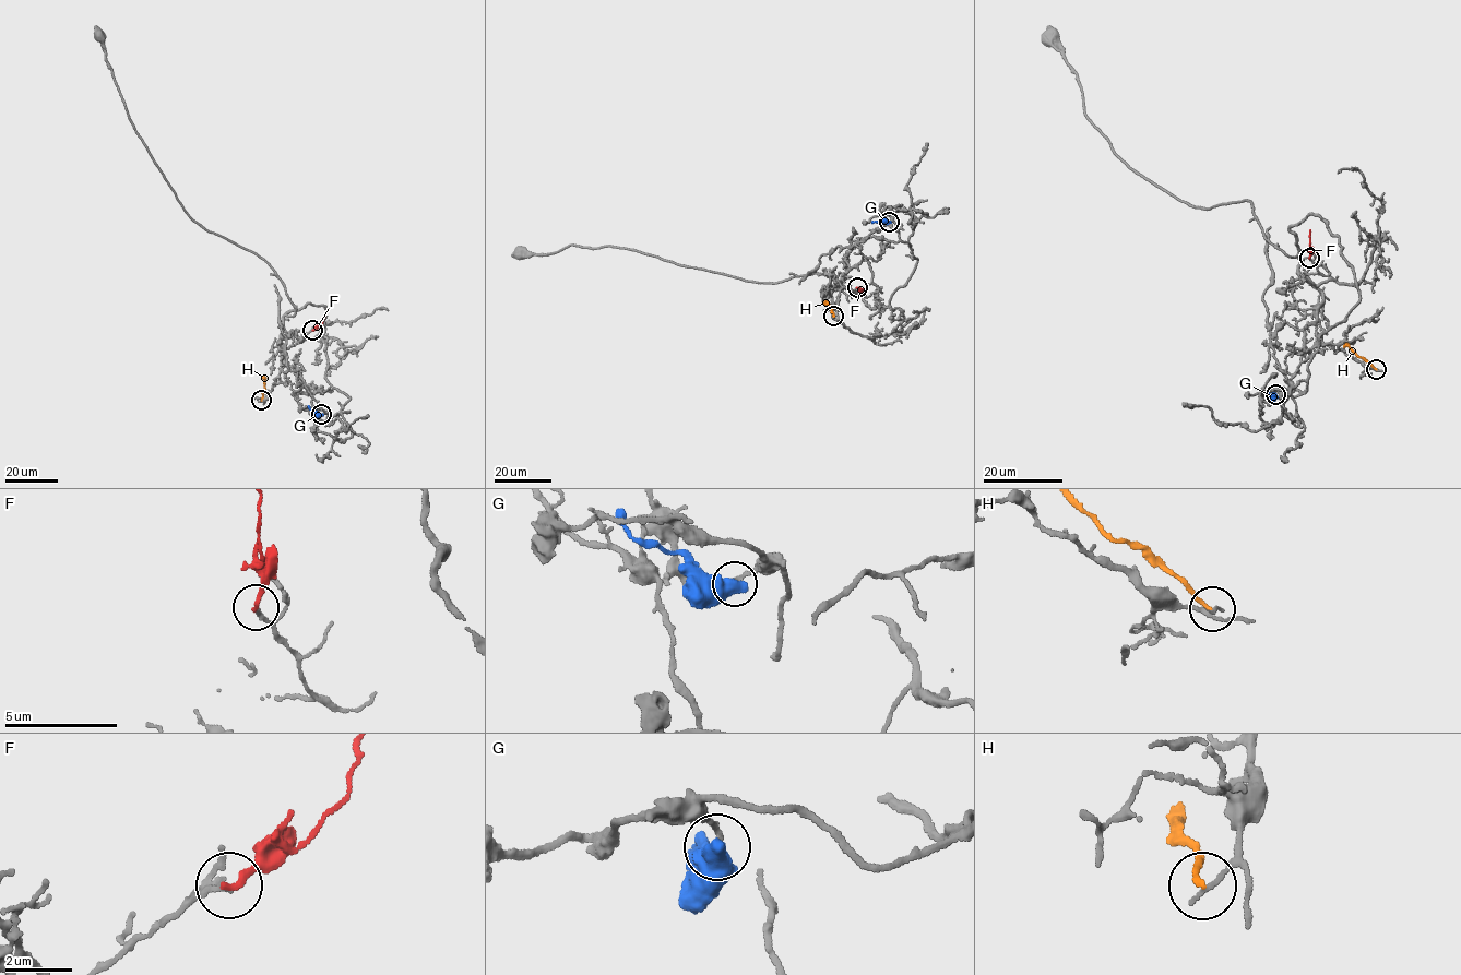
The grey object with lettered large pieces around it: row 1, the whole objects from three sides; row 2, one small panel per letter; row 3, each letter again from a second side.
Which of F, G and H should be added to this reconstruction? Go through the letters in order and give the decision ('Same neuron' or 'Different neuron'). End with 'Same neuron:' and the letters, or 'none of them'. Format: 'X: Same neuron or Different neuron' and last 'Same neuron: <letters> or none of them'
F: Same neuron
G: Different neuron
H: Different neuron
Same neuron: F

